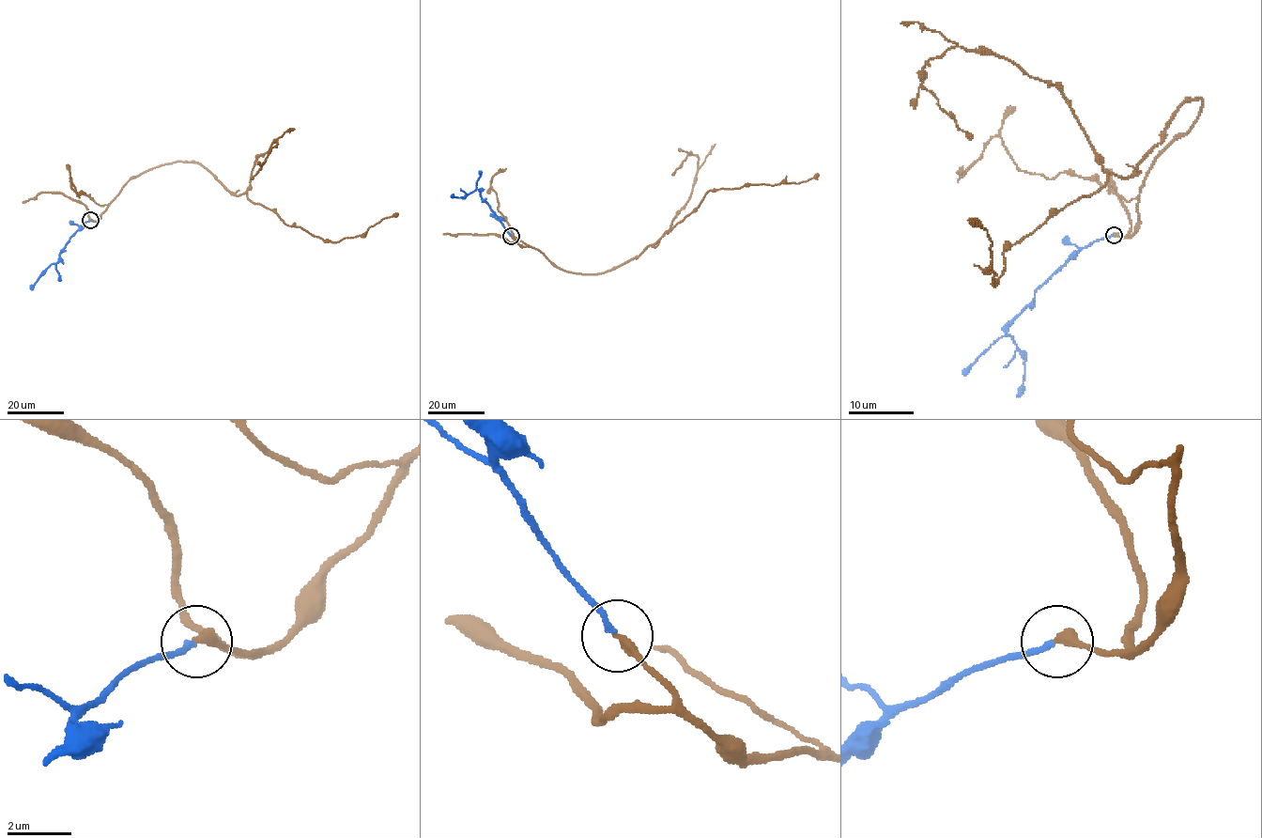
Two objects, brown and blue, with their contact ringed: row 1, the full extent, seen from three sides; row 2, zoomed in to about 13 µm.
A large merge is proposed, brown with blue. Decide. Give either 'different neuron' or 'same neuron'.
different neuron

